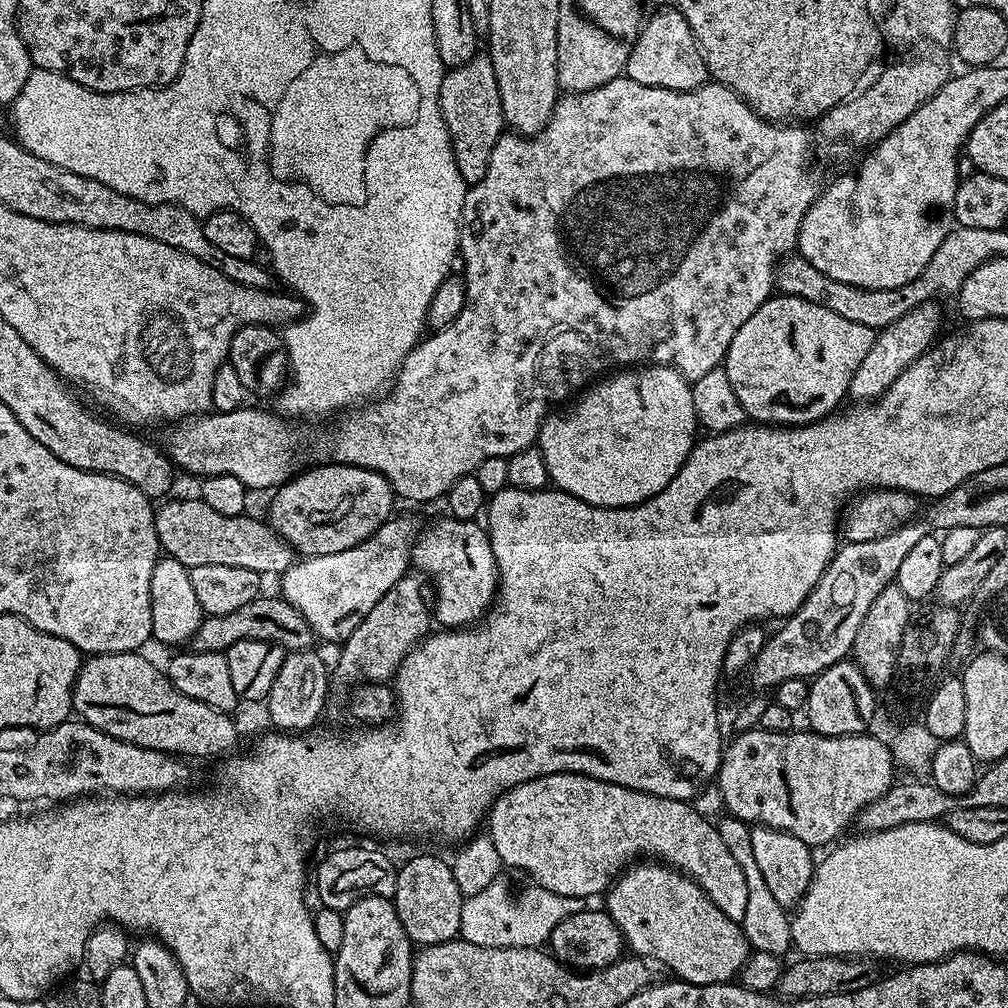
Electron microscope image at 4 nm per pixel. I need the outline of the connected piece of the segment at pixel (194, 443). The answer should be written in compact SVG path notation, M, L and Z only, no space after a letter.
M245 406L236 409L235 412L209 410L199 416L187 417L169 427L172 429L168 432L167 454L177 469L185 468L186 471L193 472L196 478L230 474L250 490L256 490L256 488L275 490L293 475L292 467L296 464L298 436L283 415L272 412L263 412L260 408Z

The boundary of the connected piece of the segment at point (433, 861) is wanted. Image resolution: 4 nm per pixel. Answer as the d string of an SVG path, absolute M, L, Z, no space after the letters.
M412 856L396 870L396 889L390 897L396 913L413 945L427 946L455 940L460 935L462 906L465 896L454 882L451 863L440 856Z

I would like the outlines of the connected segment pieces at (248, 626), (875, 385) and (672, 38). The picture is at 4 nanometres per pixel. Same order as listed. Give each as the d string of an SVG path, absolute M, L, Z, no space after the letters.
M261 594L256 599L246 602L246 606L233 610L231 614L204 616L198 630L192 635L190 648L194 652L227 653L228 648L234 646L234 642L243 640L268 640L288 652L296 652L313 647L314 633L306 618L302 618L302 614L294 610L290 602L276 594Z
M929 302L918 306L910 312L898 318L898 322L890 322L890 326L879 329L876 334L874 346L870 346L870 351L866 358L862 358L858 370L854 370L854 378L850 378L848 387L848 396L856 402L871 402L880 397L880 395L889 388L906 370L923 353L932 347L937 339L936 330L940 326L940 308L939 303Z
M679 7L664 8L645 19L640 33L632 43L624 75L642 86L689 92L709 83L708 67L700 53L698 42L690 30L690 22L680 13Z

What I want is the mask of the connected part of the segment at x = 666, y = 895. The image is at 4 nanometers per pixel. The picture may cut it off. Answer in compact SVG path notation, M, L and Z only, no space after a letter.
M636 862L625 867L606 893L606 911L635 955L665 964L673 977L688 984L727 984L740 975L750 951L743 927L726 918L718 906L683 872L663 862Z

